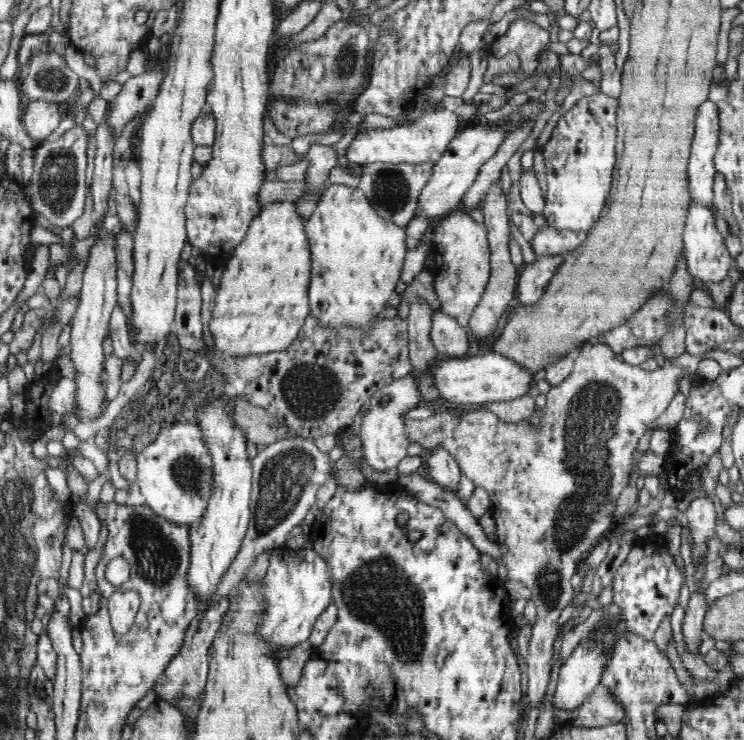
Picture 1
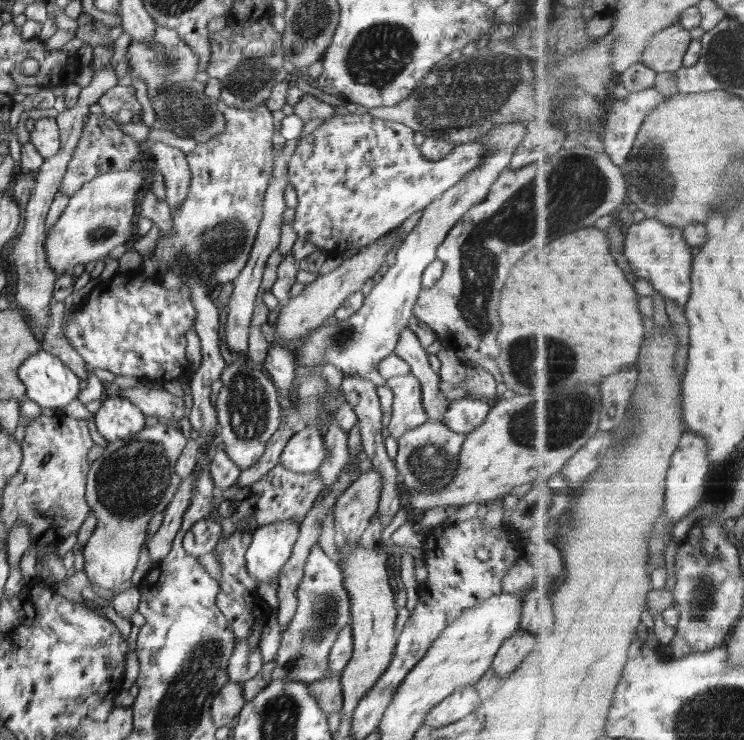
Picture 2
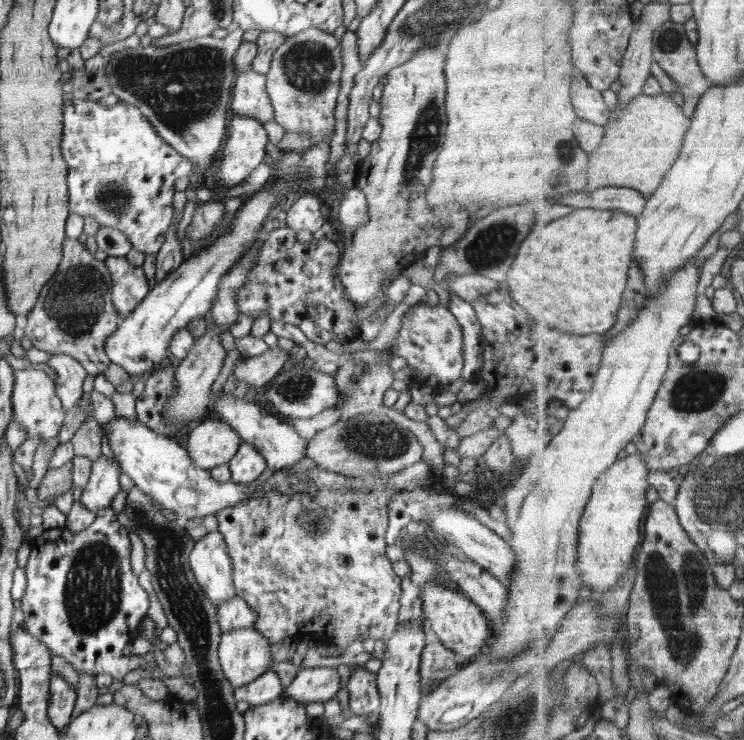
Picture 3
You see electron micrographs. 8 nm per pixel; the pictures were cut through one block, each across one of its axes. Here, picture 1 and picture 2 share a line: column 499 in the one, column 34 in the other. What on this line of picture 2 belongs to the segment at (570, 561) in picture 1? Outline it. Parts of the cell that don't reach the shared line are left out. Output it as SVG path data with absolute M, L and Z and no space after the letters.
M67 415L62 418L54 416L38 416L28 422L24 430L22 446L22 464L18 467L12 480L8 482L2 492L1 521L8 530L17 521L22 521L30 528L30 545L28 549L34 549L36 562L40 565L38 579L42 579L48 587L55 587L55 578L52 570L42 560L44 548L63 542L72 532L78 532L91 510L88 506L85 491L87 490L87 477L90 470L88 452L94 446L94 440L90 435L90 428L86 420L74 420Z

